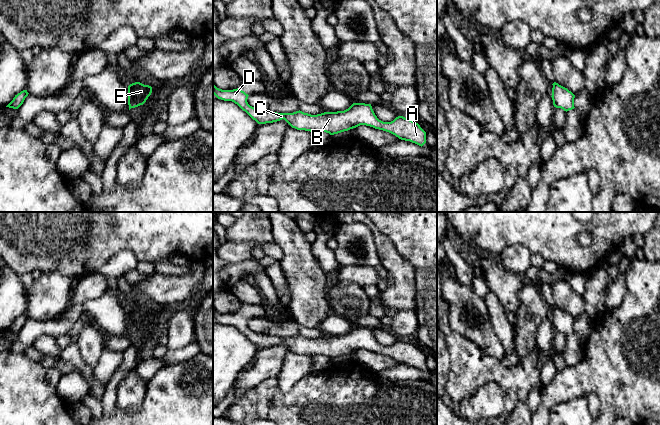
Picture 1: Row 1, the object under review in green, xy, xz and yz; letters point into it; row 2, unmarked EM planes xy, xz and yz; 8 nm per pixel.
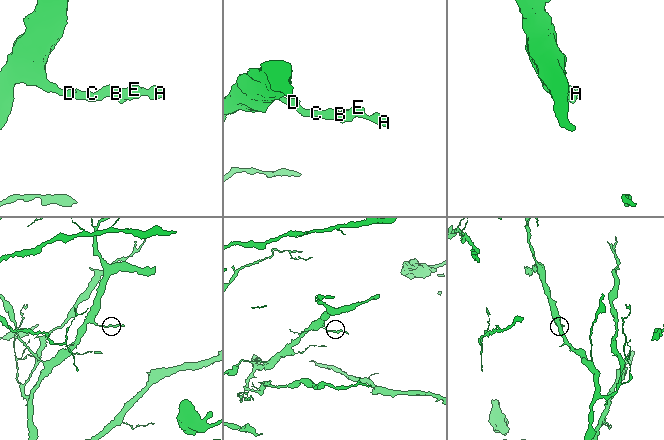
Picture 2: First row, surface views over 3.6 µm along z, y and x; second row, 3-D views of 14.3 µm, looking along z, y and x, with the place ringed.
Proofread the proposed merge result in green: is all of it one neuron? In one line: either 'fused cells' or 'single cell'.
single cell

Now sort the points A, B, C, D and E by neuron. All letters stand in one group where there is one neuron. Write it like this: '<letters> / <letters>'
A B C D E

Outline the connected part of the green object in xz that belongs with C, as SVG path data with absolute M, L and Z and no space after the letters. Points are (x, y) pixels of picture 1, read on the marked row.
M213 84L213 94L218 99L234 102L258 124L273 123L284 119L297 130L324 131L330 135L366 125L389 132L401 140L410 141L421 147L426 143L426 132L418 123L403 116L398 116L391 122L383 122L377 118L371 104L353 103L344 111L324 112L317 115L300 110L293 113L277 113L250 106L247 102L249 95L240 88L222 90Z

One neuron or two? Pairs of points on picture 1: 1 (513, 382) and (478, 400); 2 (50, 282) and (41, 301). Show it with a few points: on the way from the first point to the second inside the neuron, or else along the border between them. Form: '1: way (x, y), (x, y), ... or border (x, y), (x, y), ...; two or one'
1: border (478, 388), (496, 382), (505, 399); two
2: way (50, 287), (50, 292), (46, 296); one

